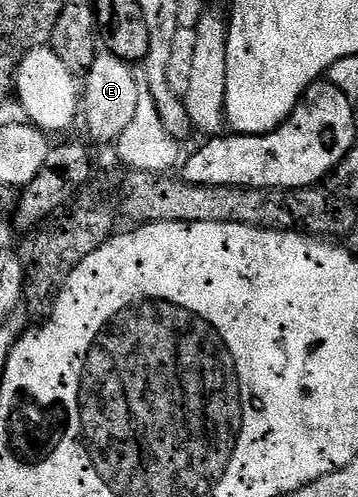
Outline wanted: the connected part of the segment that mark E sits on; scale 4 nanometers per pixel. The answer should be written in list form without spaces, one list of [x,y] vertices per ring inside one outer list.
[[[102,49],[85,74],[85,90],[81,94],[81,118],[85,120],[85,126],[90,138],[97,144],[112,145],[120,138],[121,134],[130,125],[136,113],[139,101],[139,92],[141,90],[141,82],[137,80],[137,76],[132,69],[134,68],[128,61],[117,58],[112,54],[110,49]]]

